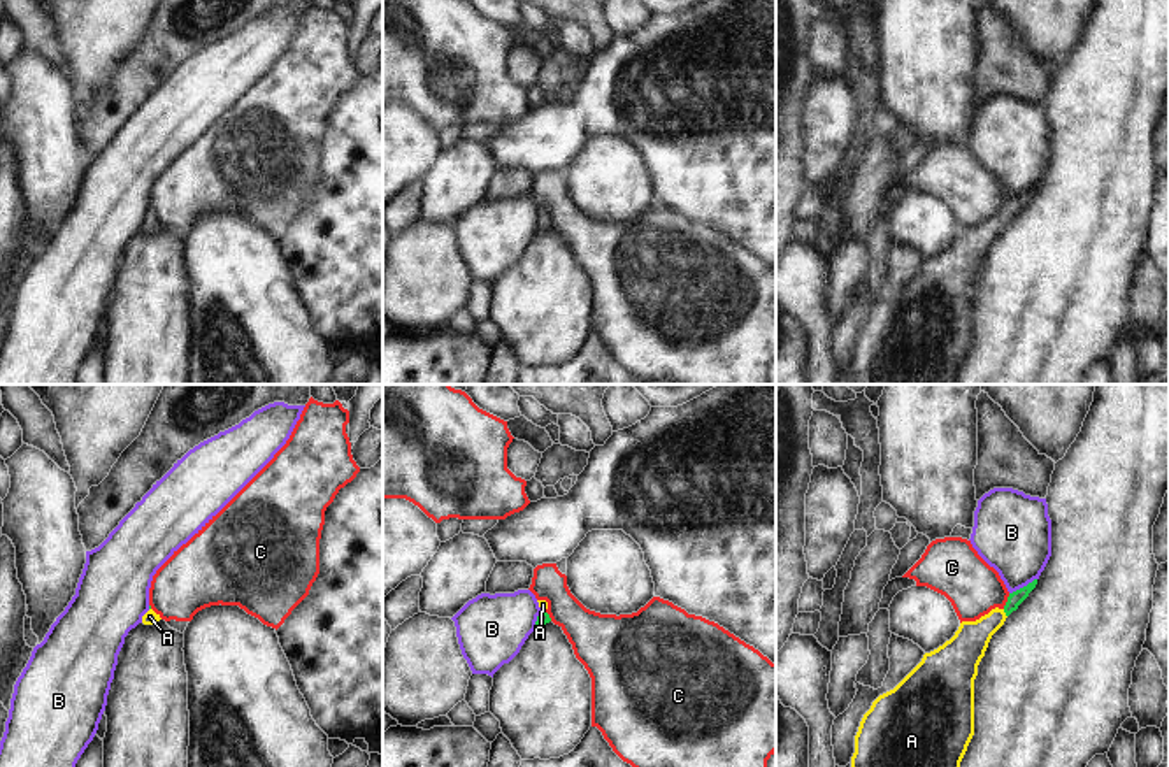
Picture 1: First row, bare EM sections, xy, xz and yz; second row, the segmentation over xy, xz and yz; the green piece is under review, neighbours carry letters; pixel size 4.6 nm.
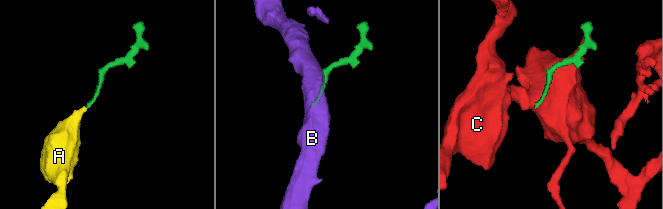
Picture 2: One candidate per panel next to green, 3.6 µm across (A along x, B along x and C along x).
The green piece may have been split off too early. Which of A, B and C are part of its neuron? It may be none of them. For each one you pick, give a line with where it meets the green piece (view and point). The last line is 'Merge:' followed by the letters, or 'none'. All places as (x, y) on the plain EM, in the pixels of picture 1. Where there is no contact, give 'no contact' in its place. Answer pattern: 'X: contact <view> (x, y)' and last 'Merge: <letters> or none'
A: contact yz (1004, 218)
Merge: A

